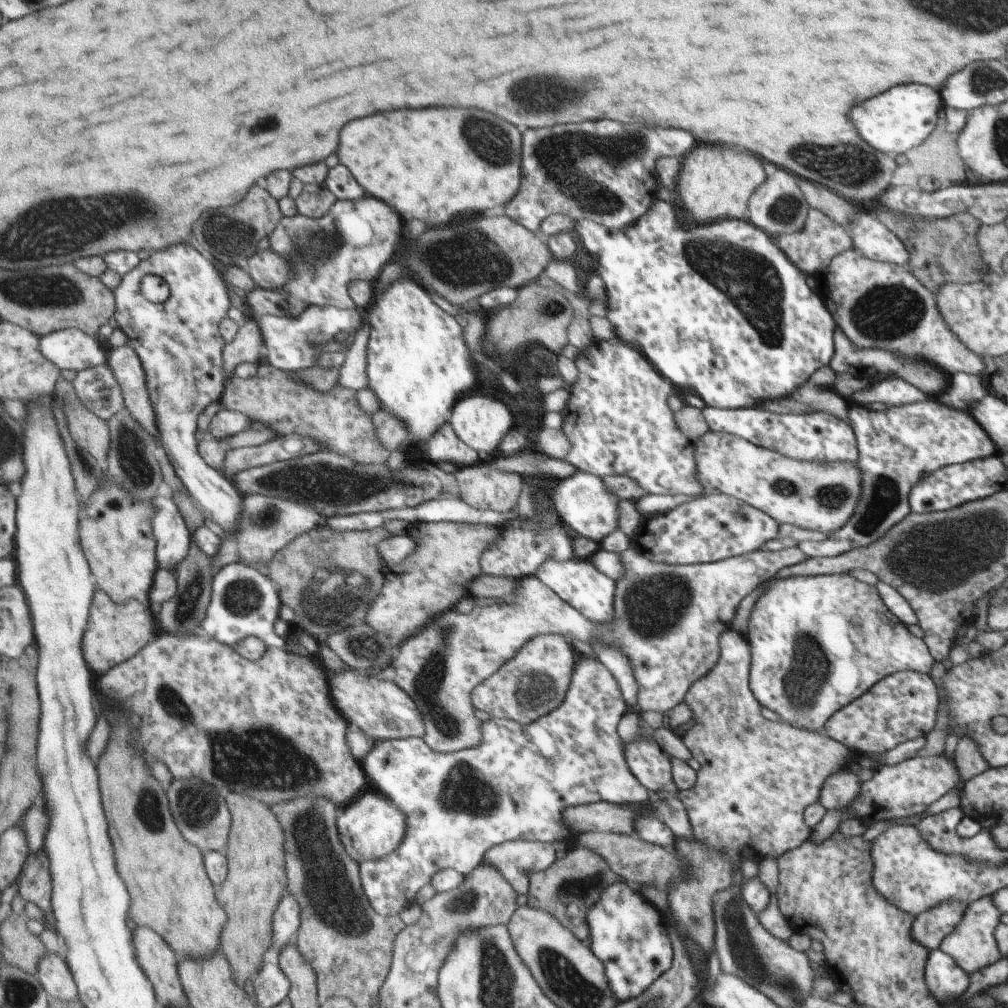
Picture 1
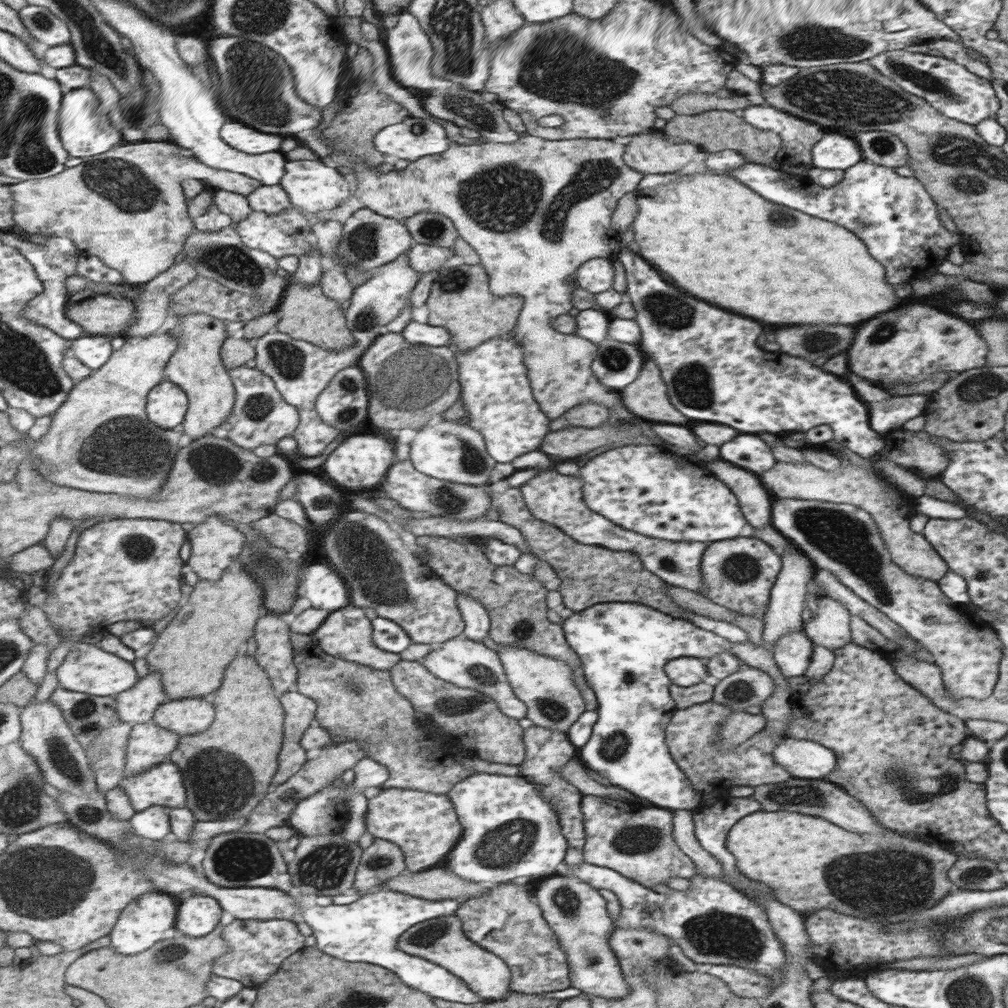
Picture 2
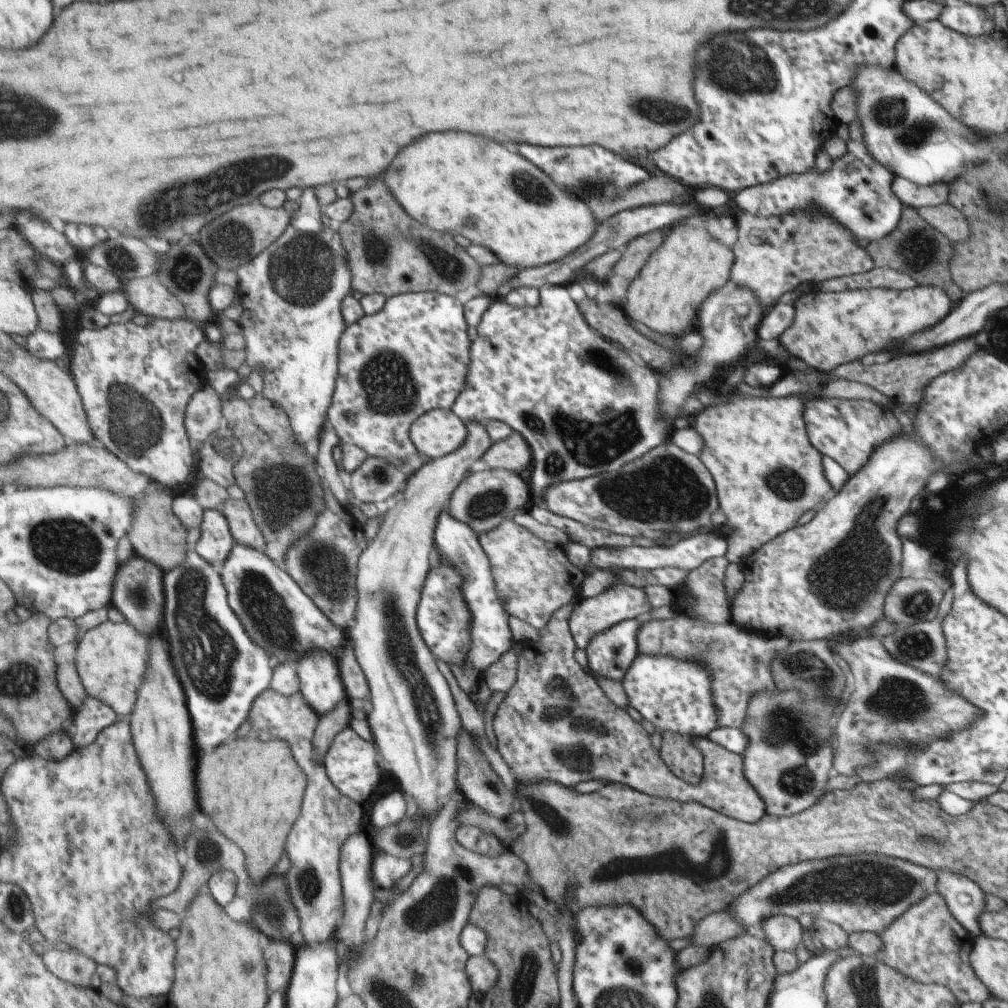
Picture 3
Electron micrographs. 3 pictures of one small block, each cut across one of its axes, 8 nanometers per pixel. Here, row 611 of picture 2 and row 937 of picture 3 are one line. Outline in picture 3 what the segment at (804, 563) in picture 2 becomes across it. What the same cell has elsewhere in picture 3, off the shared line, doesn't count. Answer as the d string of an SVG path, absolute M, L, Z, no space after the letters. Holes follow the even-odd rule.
M775 914L764 918L760 926L766 940L775 951L793 951L801 943L802 927L796 918Z

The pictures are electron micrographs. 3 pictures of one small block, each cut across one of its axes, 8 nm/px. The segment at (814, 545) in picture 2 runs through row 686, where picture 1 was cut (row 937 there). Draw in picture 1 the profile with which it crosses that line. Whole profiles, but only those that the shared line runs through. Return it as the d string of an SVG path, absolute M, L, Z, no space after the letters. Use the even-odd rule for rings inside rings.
M991 895L971 901L964 918L955 930L940 942L939 949L948 954L968 976L975 970L997 962L1001 956L999 947L996 945L995 928L999 924L1001 915L1000 910L994 905Z

